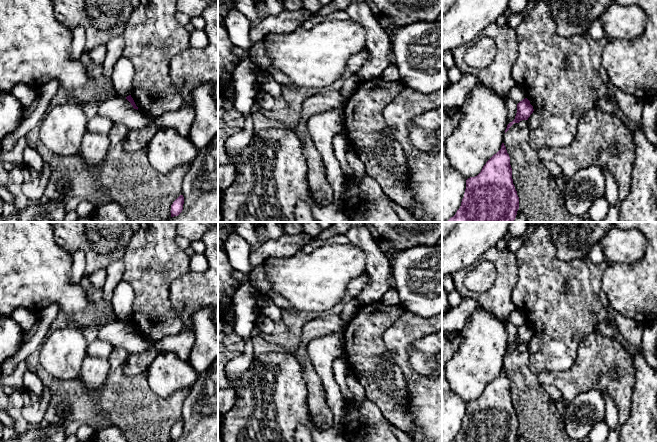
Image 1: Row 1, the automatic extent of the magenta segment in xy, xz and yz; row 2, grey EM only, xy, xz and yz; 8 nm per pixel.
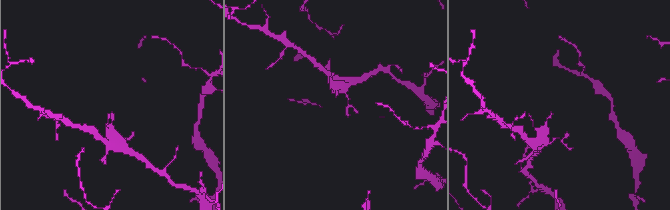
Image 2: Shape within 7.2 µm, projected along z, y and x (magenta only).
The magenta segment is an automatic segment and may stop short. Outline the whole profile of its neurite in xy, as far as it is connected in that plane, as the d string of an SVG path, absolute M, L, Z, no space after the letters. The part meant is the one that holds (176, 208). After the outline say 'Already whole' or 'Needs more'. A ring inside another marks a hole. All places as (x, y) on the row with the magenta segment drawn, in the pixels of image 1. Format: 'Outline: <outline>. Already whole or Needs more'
Outline: M180 195L171 205L171 217L178 216L183 210L184 197Z. Already whole

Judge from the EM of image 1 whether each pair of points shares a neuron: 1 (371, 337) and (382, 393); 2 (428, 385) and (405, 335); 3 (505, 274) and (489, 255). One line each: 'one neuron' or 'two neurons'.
1: one neuron
2: one neuron
3: one neuron

